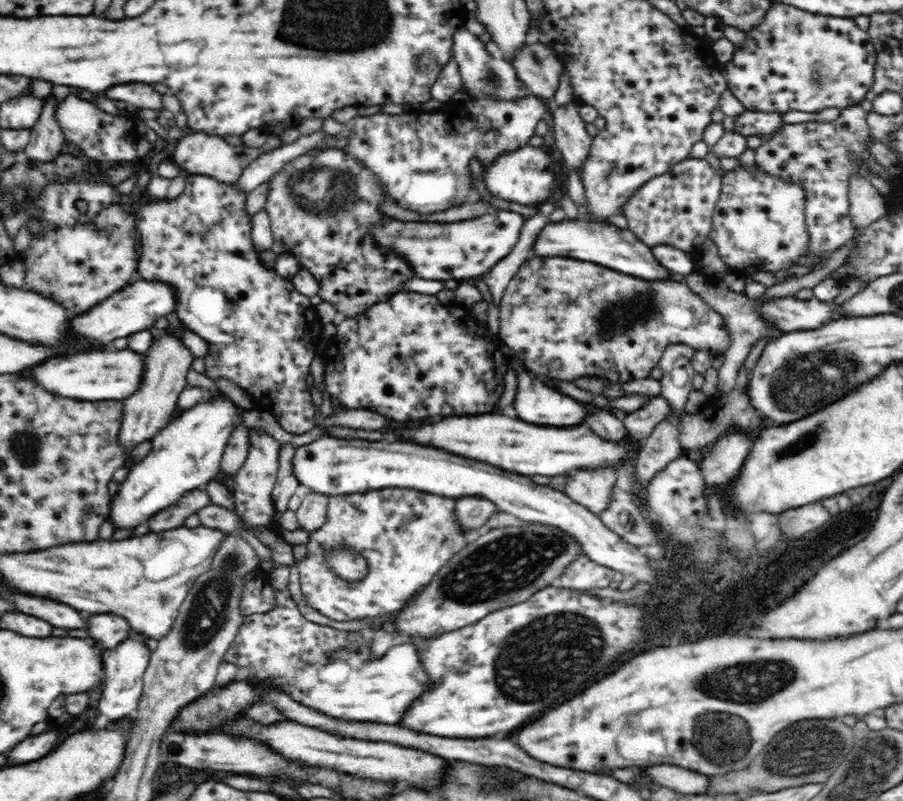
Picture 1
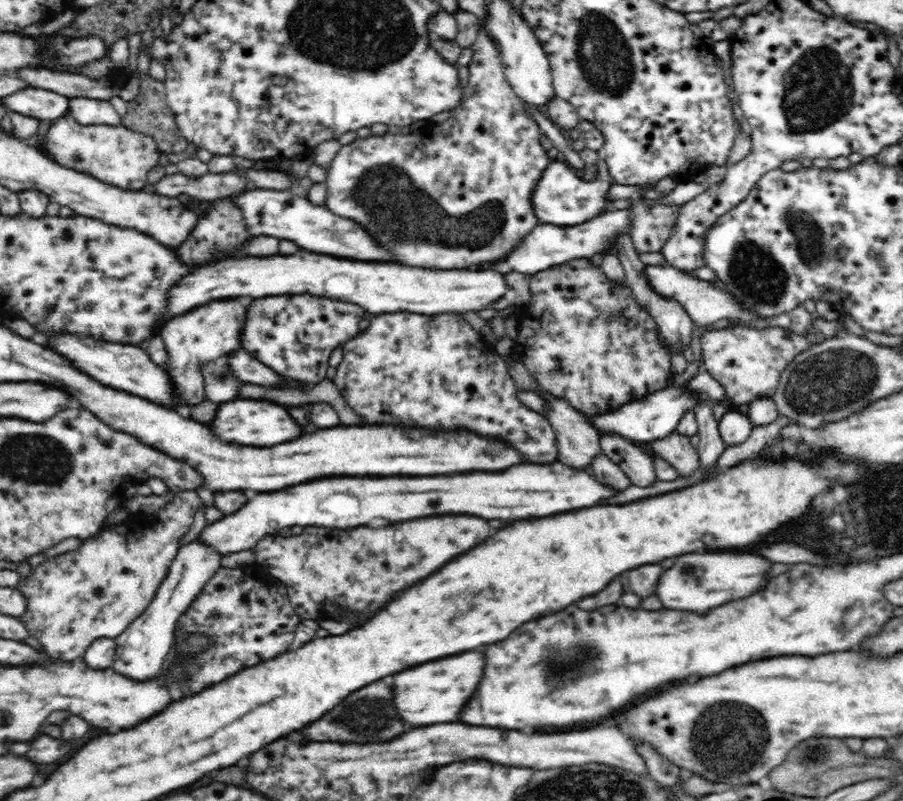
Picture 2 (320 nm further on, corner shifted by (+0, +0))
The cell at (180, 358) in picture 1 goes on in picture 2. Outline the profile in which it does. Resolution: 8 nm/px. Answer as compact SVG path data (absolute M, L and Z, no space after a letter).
M228 298L224 300L215 300L212 303L206 303L202 306L193 308L191 311L185 312L183 315L170 319L164 322L157 333L164 341L166 351L168 351L168 358L165 359L165 370L168 373L168 378L172 381L172 391L174 391L174 405L184 407L192 407L204 401L205 388L202 382L201 368L204 363L220 357L226 357L236 350L243 348L242 341L240 341L240 334L246 322L246 314L248 314L248 303L252 298Z

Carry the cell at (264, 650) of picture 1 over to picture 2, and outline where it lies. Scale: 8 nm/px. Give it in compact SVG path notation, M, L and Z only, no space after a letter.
M464 652L404 670L394 678L394 704L408 724L430 726L460 722L460 712L484 676L484 652Z

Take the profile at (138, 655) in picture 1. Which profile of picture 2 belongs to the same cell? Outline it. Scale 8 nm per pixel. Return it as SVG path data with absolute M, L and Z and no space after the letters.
M200 539L179 548L176 558L168 568L168 574L160 582L156 596L152 598L148 608L115 639L117 650L112 666L114 671L134 681L154 681L160 677L162 665L166 662L174 644L178 620L188 610L208 580L222 568L220 560L222 553L216 551L214 547L208 547Z

